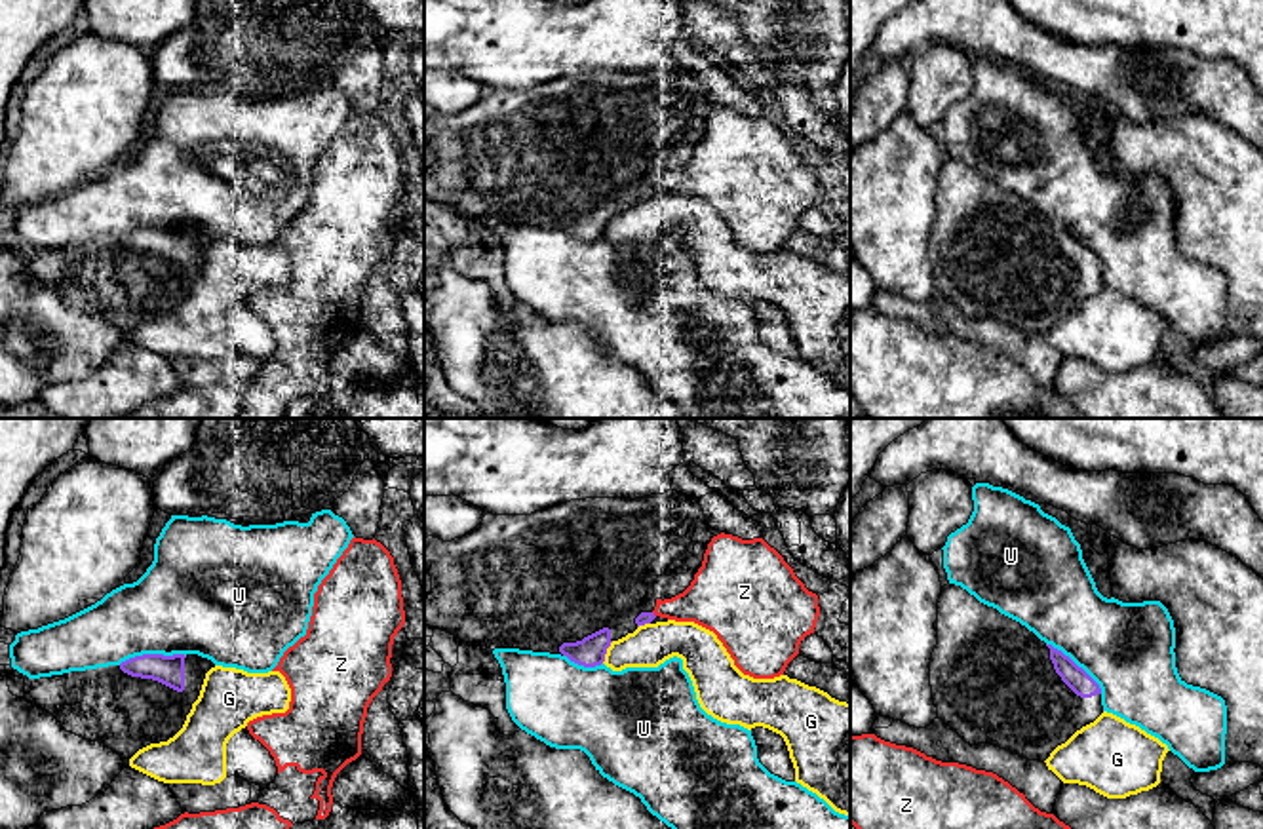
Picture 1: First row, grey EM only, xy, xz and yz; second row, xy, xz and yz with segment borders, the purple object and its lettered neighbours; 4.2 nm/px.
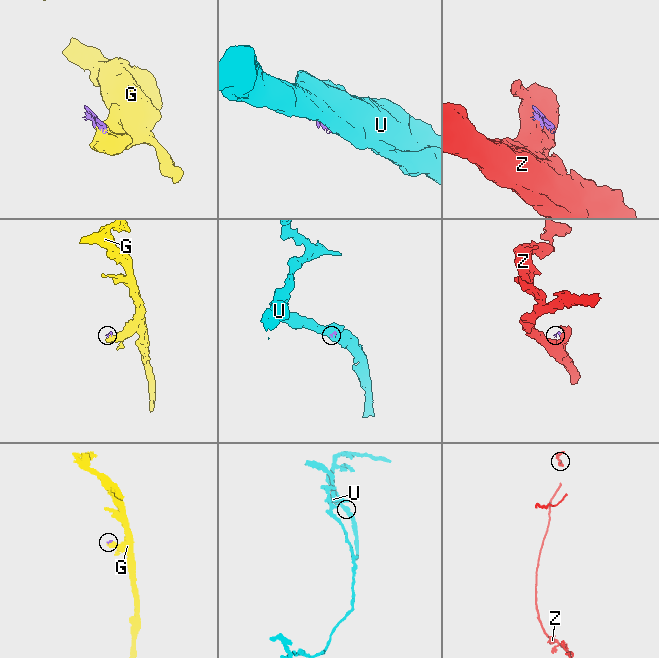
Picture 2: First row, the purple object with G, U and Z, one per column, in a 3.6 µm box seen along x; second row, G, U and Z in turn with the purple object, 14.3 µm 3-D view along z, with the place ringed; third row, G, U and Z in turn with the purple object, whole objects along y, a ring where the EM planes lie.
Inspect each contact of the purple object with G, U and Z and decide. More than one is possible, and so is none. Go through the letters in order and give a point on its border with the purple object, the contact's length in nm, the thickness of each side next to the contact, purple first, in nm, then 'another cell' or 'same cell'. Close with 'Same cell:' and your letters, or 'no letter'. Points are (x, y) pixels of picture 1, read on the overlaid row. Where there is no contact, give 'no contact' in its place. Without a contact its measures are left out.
G: xz (605, 653) | 110 nm | 120/180 nm | another cell
U: xy (151, 655) | 300 nm | 130/420 nm | another cell
Z: xz (653, 615) | 30 nm | 50/220 nm | another cell
Same cell: no letter

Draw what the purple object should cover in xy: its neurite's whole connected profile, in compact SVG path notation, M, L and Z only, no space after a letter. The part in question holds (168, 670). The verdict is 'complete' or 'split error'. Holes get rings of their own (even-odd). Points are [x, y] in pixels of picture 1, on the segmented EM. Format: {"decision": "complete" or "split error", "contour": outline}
{"decision": "split error", "contour": "M143 654L120 665L40 679L23 675L25 700L51 713L67 732L105 743L122 759L131 759L139 749L167 742L183 728L211 667L215 664L198 654Z"}

